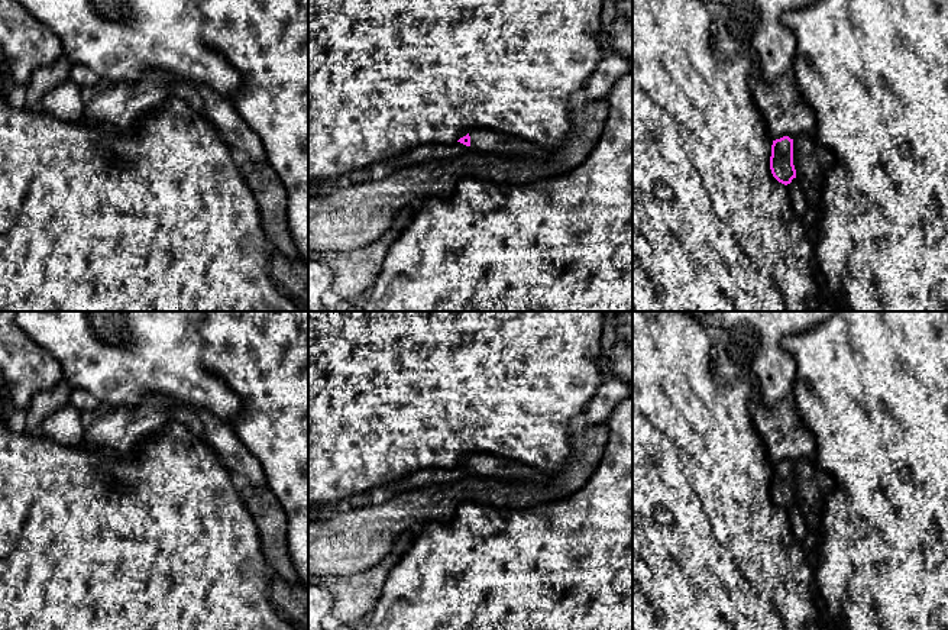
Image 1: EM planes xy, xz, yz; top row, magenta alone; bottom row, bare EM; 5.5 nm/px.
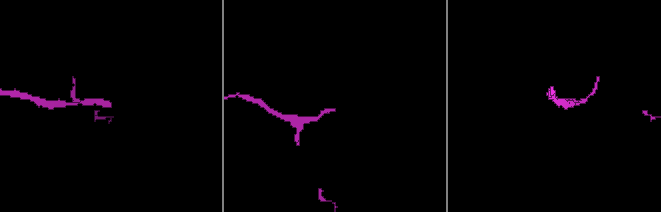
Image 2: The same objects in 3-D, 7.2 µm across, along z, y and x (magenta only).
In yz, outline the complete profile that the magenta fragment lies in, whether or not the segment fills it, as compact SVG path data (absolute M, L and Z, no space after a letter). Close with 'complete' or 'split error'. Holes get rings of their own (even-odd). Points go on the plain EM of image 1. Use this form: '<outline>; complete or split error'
M789 461L773 465L770 494L773 501L784 510L796 503L796 494L793 490L793 463Z; complete

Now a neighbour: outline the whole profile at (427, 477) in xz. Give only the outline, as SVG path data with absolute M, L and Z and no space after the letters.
M454 466L450 469L423 469L373 490L371 492L371 500L373 504L379 504L384 500L391 498L399 492L436 484L453 484L470 475L473 475L470 471L466 471L460 466Z

